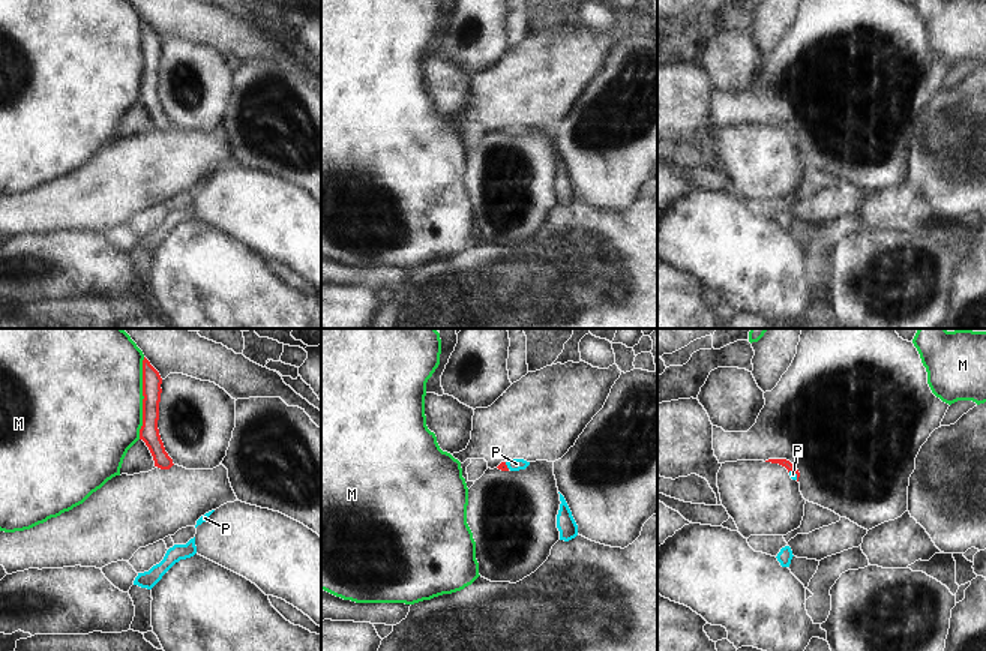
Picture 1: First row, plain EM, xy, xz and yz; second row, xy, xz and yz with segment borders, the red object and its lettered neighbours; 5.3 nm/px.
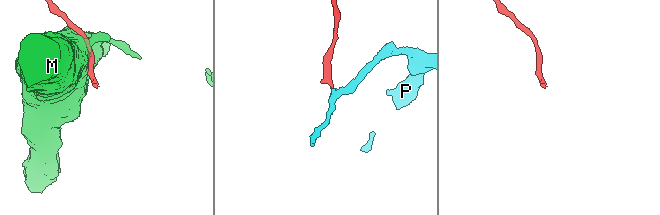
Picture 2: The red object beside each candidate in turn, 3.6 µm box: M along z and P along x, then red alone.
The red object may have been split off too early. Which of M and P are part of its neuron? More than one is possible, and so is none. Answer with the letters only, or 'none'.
P

